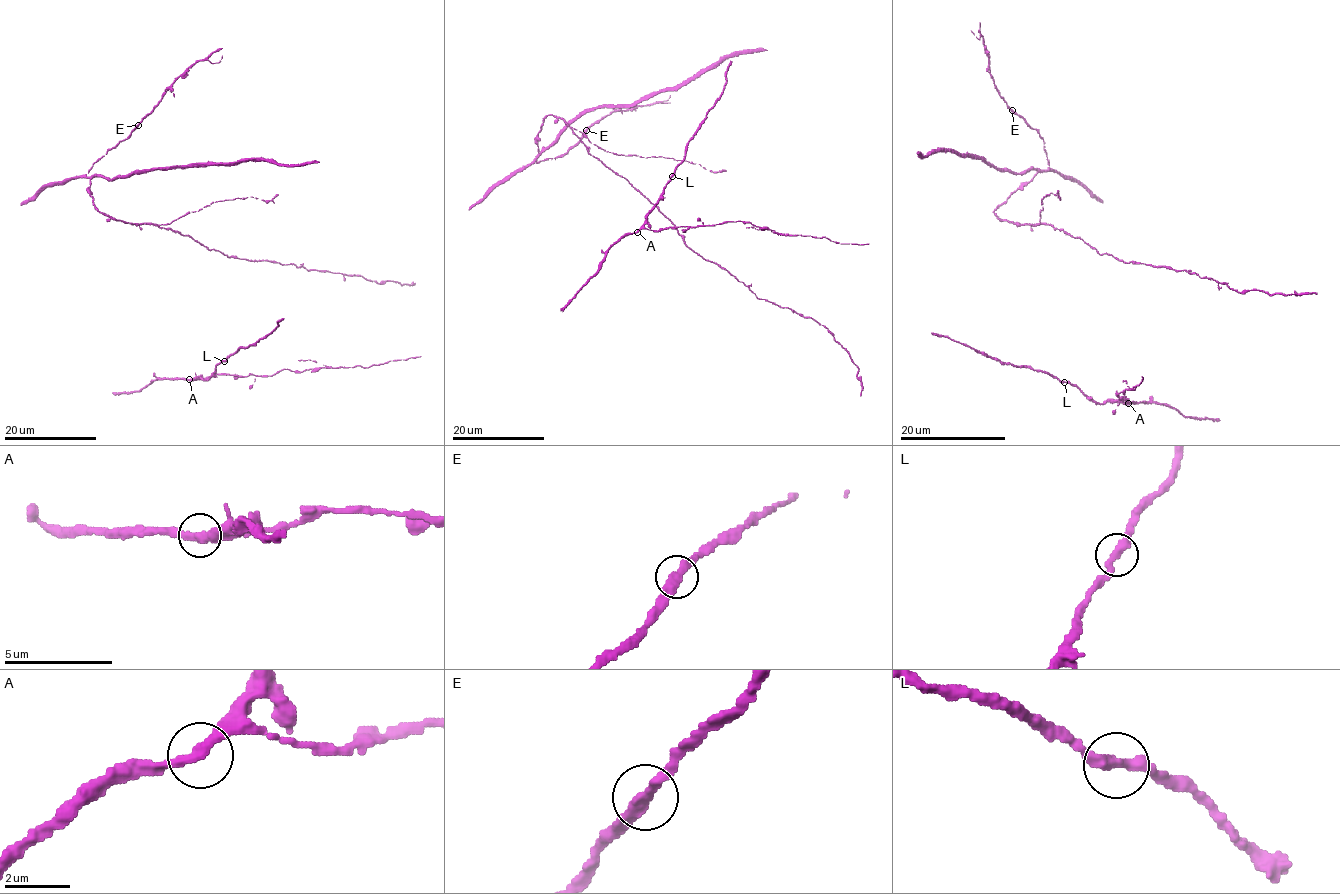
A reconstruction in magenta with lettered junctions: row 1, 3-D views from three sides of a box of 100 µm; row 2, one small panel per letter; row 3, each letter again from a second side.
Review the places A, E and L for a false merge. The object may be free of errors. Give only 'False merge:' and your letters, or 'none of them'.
False merge: none of them

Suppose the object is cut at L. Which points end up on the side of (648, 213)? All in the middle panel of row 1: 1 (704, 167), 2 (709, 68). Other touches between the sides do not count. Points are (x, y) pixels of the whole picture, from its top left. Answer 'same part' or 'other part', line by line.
1: same part
2: same part

